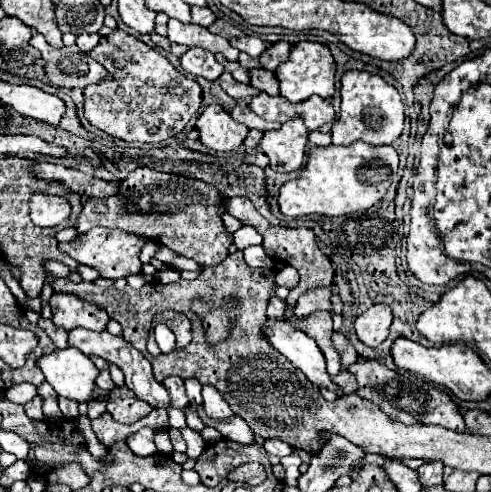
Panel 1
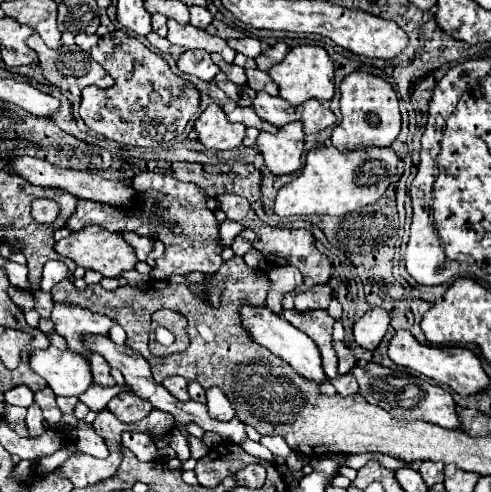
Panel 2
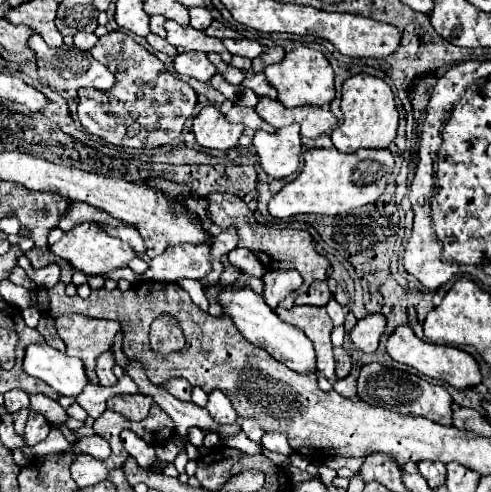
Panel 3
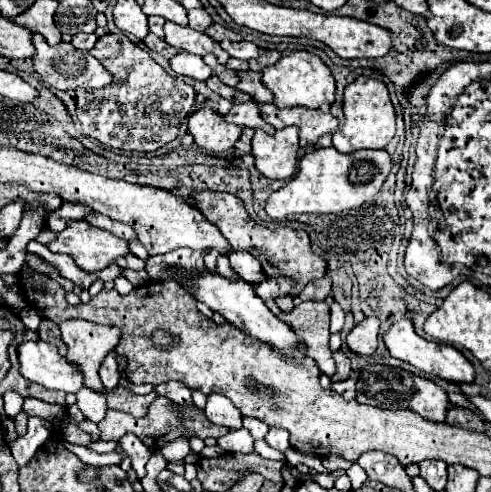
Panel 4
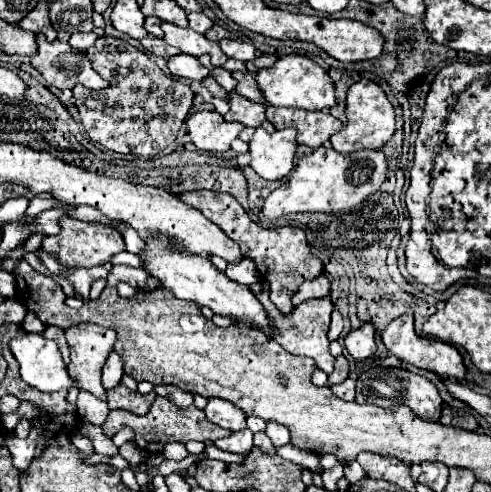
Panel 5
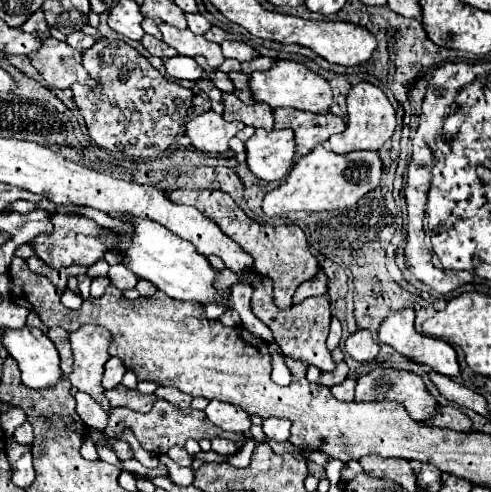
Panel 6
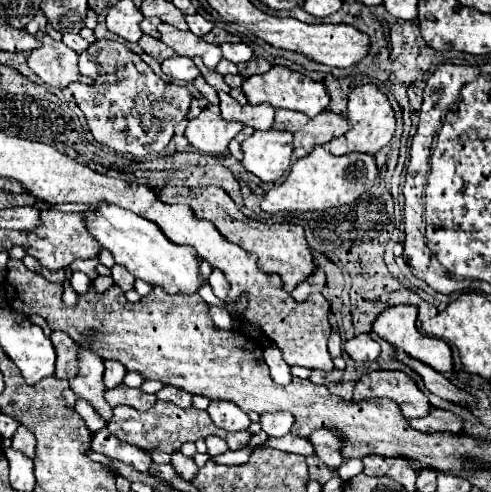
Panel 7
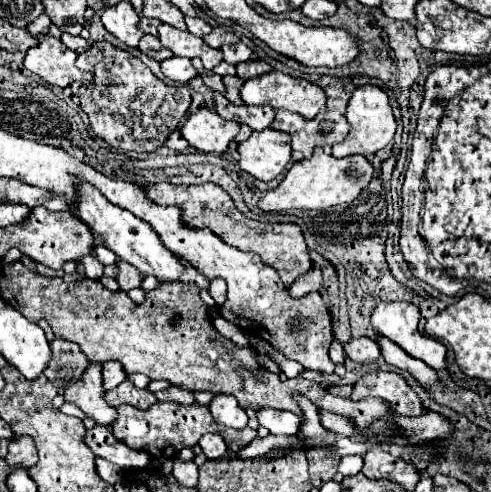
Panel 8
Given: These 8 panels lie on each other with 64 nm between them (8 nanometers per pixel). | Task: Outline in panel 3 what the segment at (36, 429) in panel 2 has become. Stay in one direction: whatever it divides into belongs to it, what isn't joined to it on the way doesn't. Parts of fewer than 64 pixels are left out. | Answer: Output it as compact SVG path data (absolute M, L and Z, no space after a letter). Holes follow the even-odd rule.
M30 410L30 416L28 416L28 422L26 422L26 432L24 432L26 444L28 444L28 446L38 444L40 440L44 440L44 438L48 436L50 428L52 428L50 422L48 422L42 414Z

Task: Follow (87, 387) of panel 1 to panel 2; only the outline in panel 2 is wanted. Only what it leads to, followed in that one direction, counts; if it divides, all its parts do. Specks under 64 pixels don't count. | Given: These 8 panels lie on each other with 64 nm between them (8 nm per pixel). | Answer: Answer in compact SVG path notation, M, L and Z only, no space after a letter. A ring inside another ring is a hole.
M34 350L30 366L48 382L56 396L80 396L92 384L90 362L72 350Z

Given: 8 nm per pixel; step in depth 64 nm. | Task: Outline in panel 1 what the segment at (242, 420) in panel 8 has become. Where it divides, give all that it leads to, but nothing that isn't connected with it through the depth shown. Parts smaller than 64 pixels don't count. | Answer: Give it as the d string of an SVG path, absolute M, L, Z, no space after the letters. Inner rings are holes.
M204 386L202 398L204 398L202 406L206 410L206 416L210 416L210 418L228 418L228 416L232 416L230 406L226 404L226 400L220 396L220 392L214 386Z

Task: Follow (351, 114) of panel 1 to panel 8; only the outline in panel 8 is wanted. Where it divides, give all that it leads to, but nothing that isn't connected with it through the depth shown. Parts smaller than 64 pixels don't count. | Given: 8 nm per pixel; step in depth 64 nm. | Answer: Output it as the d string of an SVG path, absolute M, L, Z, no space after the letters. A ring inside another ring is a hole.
M378 86L356 88L348 102L346 118L352 128L350 128L350 134L344 138L344 142L332 146L332 156L336 156L336 158L344 158L350 154L362 154L366 158L372 158L380 148L384 148L394 138L396 120L394 120L388 96Z

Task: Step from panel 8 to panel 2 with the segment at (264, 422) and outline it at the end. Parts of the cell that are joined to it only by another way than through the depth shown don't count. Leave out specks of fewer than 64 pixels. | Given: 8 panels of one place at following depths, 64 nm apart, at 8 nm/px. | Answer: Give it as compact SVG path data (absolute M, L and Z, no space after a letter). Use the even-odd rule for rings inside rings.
M264 436L260 440L260 444L264 444L274 456L282 456L282 458L288 458L290 456L290 446L286 444L286 440L282 436Z

